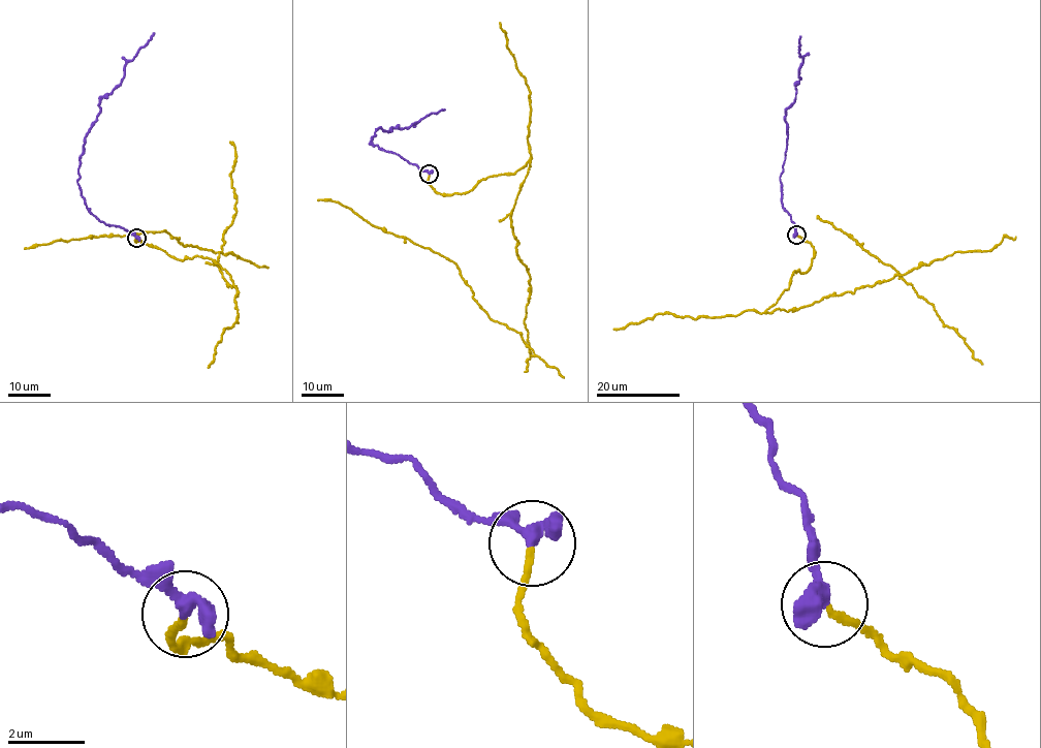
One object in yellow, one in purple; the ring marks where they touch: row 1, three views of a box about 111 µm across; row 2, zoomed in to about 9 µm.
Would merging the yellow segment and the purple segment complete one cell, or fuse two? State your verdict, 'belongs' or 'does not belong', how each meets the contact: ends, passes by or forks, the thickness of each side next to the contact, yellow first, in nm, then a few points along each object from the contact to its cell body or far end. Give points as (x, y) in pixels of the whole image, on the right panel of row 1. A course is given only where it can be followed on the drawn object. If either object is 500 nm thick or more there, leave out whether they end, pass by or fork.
belongs; yellow ends; purple passes by; calibres 170 and 320 nm; course yellow (796, 235), (812, 246), (812, 265), (794, 271), (768, 312), (1016, 237); course purple (796, 235), (783, 207), (780, 181), (788, 131), (786, 108), (794, 101), (802, 59), (799, 36)

